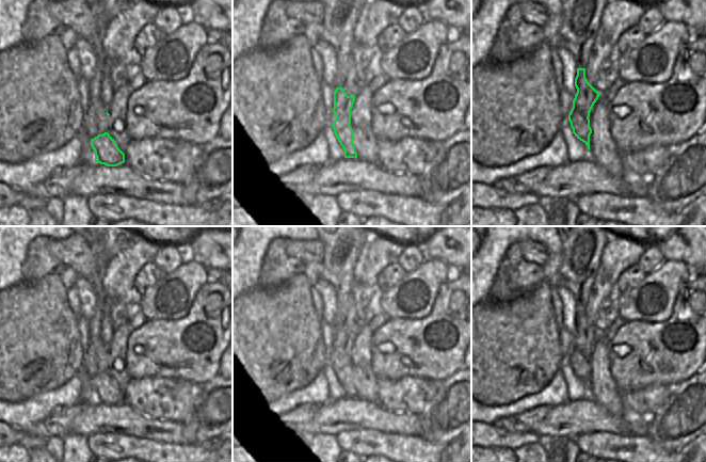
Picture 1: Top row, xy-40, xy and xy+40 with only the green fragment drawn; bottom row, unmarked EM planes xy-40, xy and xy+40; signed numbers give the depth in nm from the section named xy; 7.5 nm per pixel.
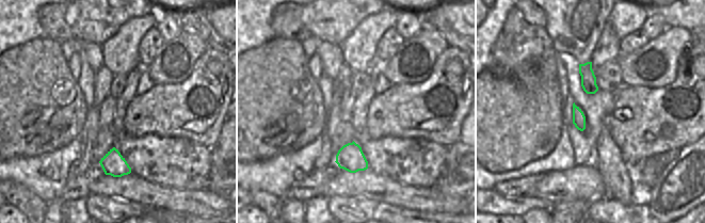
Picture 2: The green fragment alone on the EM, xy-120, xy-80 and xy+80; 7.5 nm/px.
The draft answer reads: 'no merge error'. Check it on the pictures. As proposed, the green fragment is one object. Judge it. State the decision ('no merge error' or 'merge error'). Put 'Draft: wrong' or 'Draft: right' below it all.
merge error
Draft: wrong

